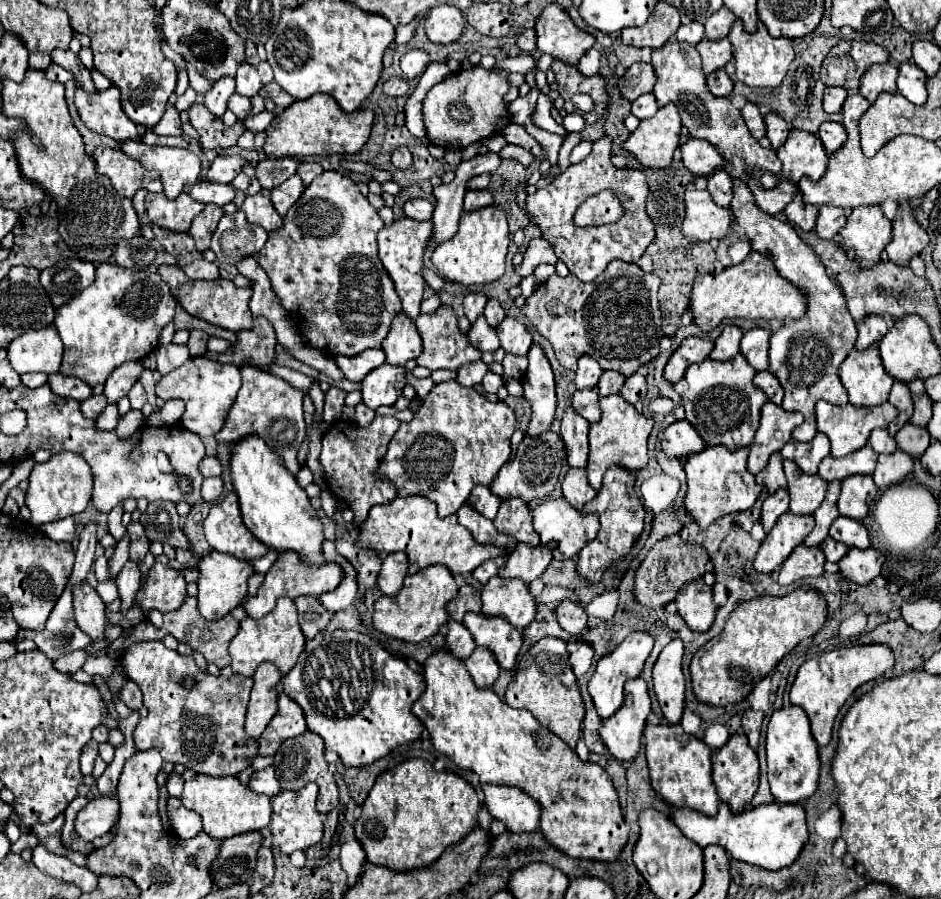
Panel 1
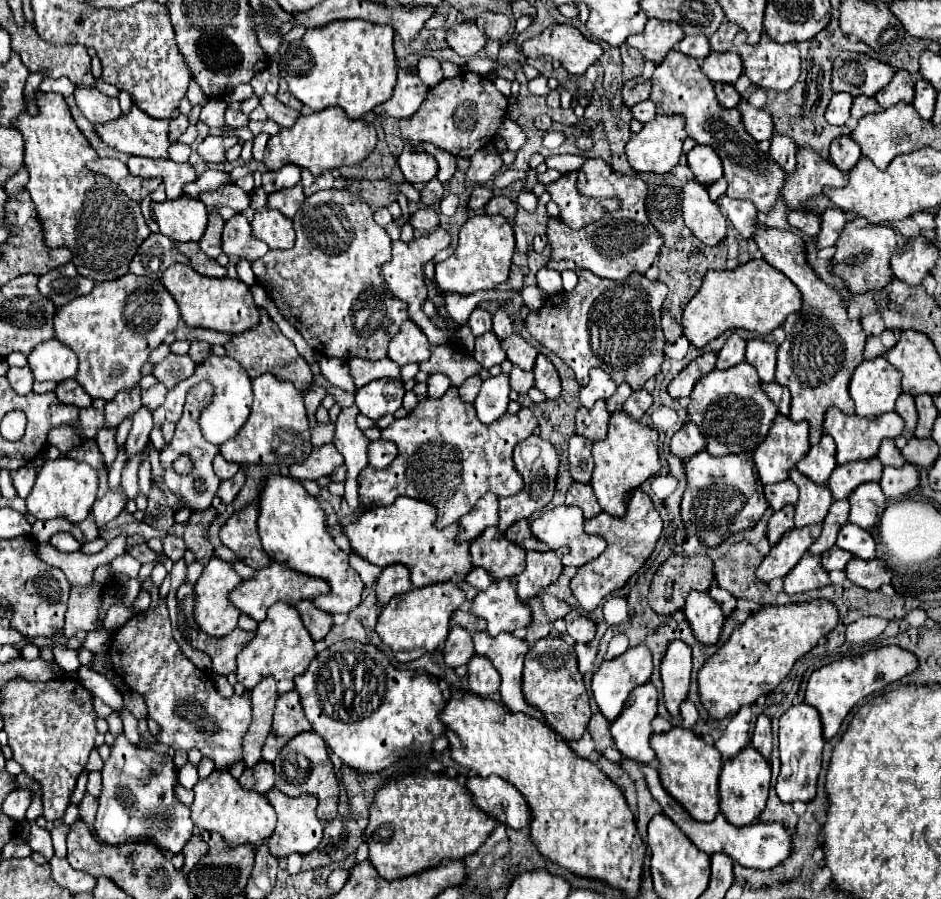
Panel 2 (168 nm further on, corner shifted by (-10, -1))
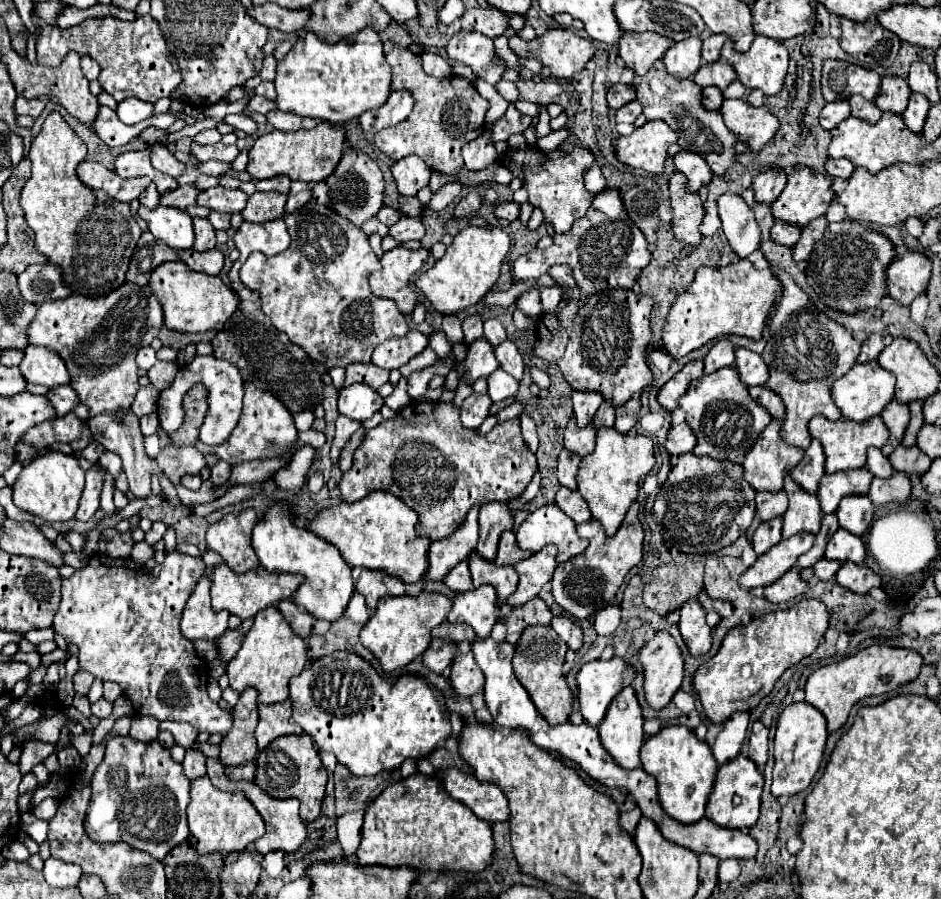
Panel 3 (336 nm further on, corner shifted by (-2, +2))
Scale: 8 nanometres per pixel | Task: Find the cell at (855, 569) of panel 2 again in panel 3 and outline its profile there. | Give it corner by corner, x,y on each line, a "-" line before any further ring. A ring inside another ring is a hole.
842,563
840,571
836,573
836,581
860,595
868,593
872,587
880,587
880,575
876,575
870,567
856,563

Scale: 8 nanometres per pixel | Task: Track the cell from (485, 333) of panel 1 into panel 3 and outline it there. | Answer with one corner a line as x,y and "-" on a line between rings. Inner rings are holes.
484,337
476,339
468,347
466,361
458,365
458,373
466,373
468,383
474,383
478,377
488,377
496,369
498,369
498,359
494,355
494,347

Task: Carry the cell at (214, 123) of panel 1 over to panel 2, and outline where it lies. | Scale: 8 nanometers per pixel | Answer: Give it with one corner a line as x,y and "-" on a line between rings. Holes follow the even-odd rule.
208,136
200,146
198,146
198,156
206,162
220,164
226,160
226,150
232,148
238,140
236,138
222,138
222,136

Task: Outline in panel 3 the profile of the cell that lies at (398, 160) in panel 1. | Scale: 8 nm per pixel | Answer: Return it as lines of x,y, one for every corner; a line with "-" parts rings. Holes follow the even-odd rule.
410,155
406,159
396,161
392,167
392,175
398,183
398,191
402,195
416,195
430,179
430,167
426,167
426,163
422,159
418,159
418,155

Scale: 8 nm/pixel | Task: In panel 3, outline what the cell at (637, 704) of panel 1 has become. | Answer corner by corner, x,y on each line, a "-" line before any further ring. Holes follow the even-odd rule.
624,687
610,703
610,709
600,725
600,741
614,761
626,769
636,769
640,761
640,745
644,741
642,731
642,707
632,687

